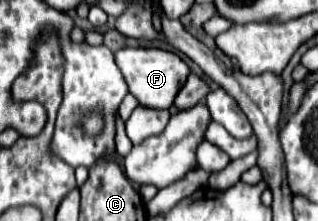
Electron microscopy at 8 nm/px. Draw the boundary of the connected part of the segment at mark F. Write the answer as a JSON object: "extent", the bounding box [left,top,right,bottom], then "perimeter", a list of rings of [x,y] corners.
{"extent":[116,48,190,108],"perimeter":[[[122,48],[116,54],[116,64],[128,84],[128,92],[146,108],[170,108],[178,90],[184,86],[190,68],[178,54],[160,48]]]}

